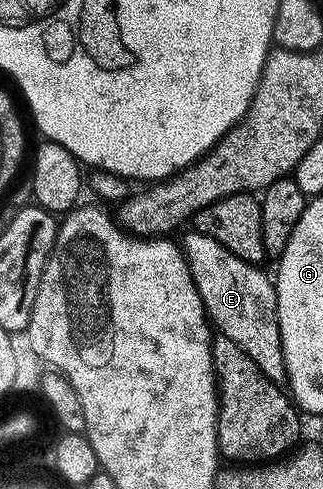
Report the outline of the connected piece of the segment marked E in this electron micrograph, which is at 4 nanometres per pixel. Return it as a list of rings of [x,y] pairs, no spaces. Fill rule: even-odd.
[[[206,231],[187,232],[181,242],[181,251],[184,255],[184,261],[194,280],[195,290],[203,302],[204,310],[210,321],[216,326],[216,329],[222,337],[230,339],[242,348],[243,353],[250,356],[263,375],[265,375],[275,385],[282,385],[287,379],[287,369],[284,366],[283,346],[280,344],[279,328],[279,305],[275,284],[272,277],[261,270],[256,263],[247,262],[244,258],[238,257],[227,246],[221,245],[215,237],[209,236]]]

